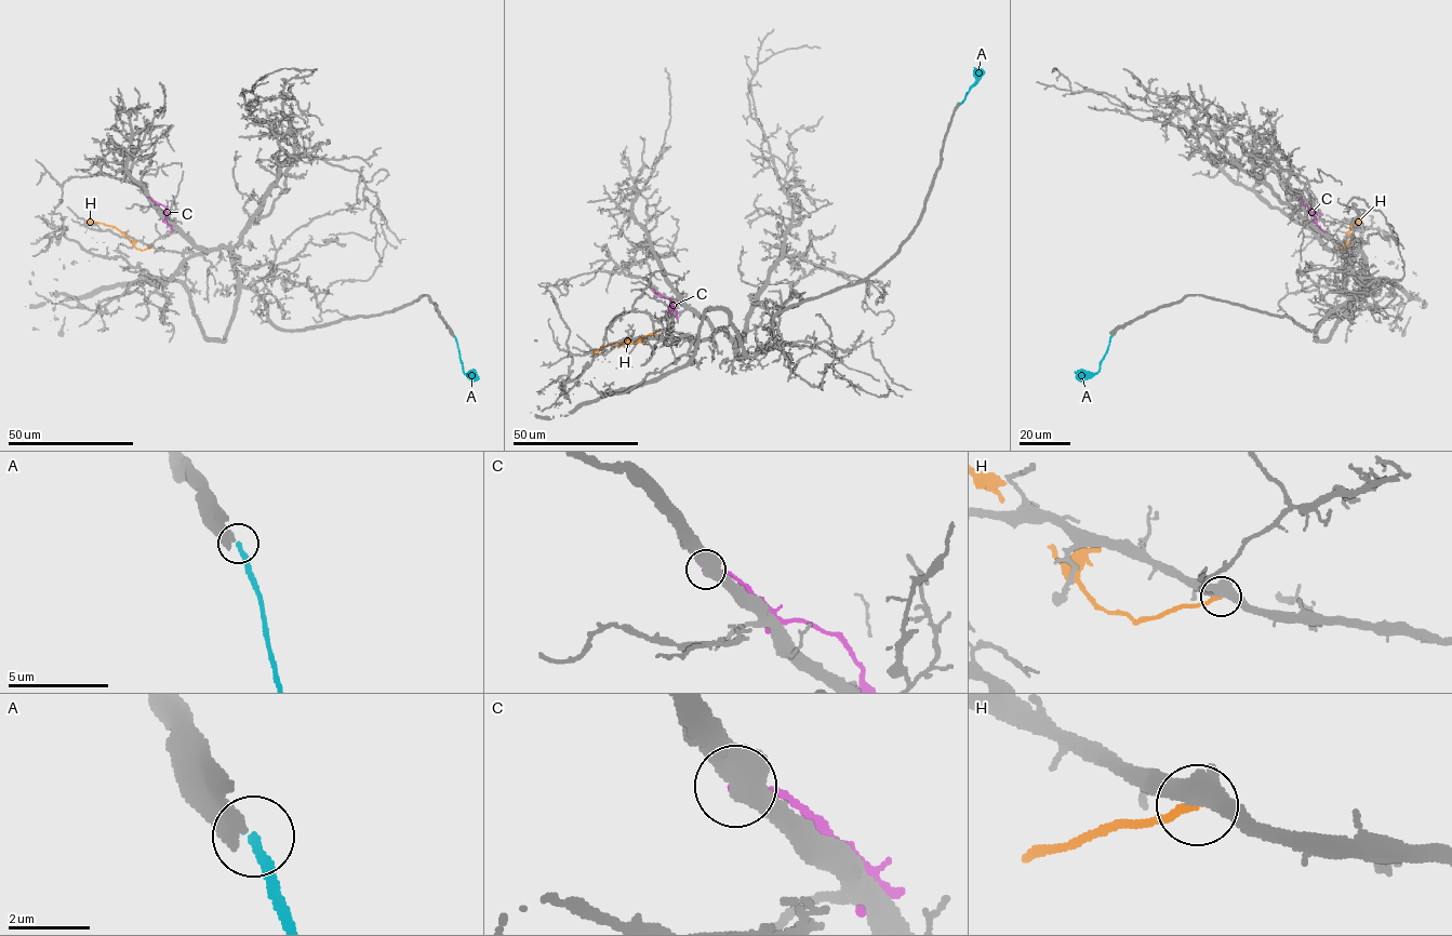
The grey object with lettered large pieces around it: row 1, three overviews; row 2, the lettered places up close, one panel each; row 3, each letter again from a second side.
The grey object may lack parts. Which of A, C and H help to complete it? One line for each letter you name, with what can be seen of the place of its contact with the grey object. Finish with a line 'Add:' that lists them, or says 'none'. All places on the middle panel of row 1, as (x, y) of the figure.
Add: none

